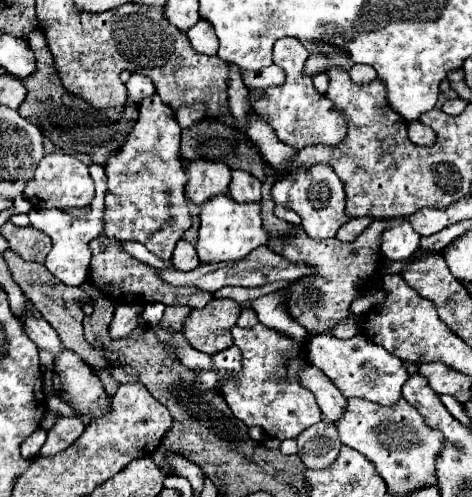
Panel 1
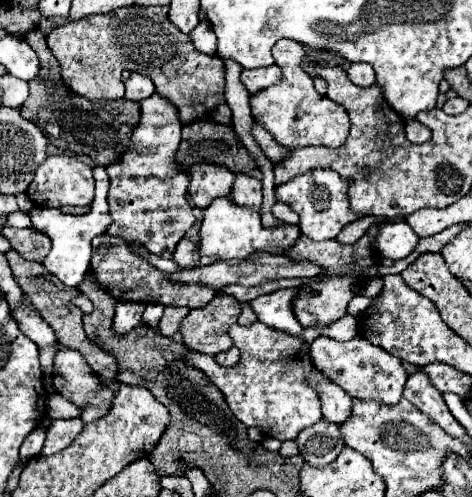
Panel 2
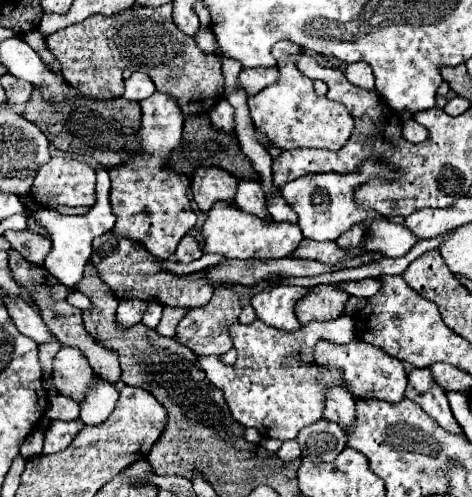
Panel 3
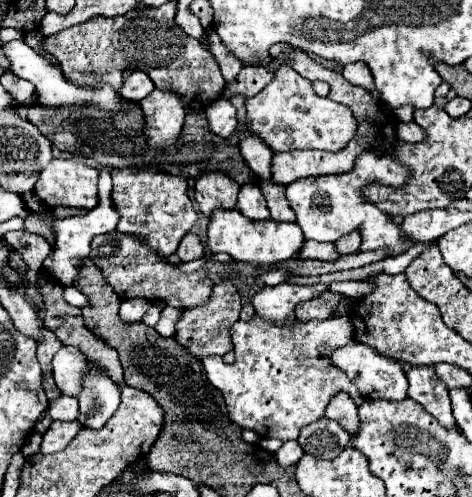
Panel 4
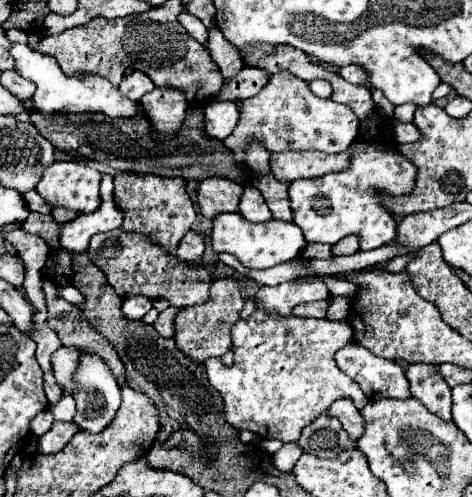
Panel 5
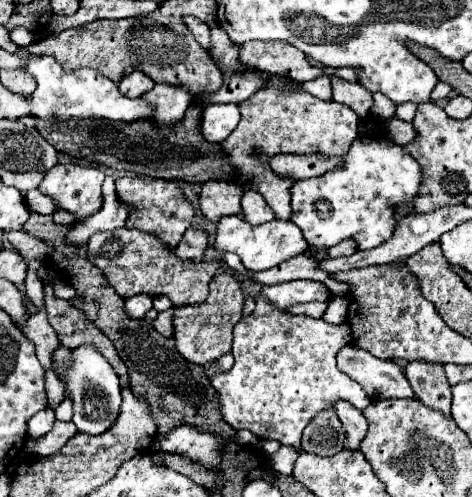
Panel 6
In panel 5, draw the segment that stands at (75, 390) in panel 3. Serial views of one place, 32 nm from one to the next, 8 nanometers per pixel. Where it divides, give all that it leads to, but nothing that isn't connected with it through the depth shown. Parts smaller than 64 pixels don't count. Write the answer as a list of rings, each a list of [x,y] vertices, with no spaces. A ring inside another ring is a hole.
[[[58,348],[54,354],[52,354],[52,366],[54,366],[54,374],[56,374],[56,380],[58,384],[64,388],[66,394],[72,394],[72,374],[78,366],[78,350],[76,348]]]

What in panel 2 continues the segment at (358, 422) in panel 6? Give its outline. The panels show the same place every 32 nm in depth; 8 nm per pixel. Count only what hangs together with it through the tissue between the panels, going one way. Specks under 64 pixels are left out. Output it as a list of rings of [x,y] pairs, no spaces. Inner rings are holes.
[[[320,370],[316,374],[312,374],[310,382],[316,384],[316,390],[320,392],[324,420],[344,424],[344,420],[348,420],[348,416],[352,416],[352,398],[338,384],[324,380],[324,376],[320,376],[320,374],[322,374]]]

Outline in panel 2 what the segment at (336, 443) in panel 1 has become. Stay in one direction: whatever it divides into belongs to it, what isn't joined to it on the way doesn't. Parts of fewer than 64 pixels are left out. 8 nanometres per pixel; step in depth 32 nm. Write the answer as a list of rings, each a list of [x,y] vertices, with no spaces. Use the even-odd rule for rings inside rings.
[[[320,420],[314,426],[304,428],[298,434],[296,442],[300,448],[300,456],[316,468],[322,468],[322,466],[334,462],[336,456],[340,454],[340,450],[344,448],[344,440],[340,436],[340,426],[332,424],[328,420]]]

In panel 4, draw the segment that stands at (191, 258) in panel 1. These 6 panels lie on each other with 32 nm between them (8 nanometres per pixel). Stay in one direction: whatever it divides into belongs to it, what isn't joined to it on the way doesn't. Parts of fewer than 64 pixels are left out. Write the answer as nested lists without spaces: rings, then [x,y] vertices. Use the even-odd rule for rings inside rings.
[[[188,232],[188,234],[182,238],[182,242],[180,242],[178,250],[176,250],[176,256],[180,258],[180,262],[200,260],[200,258],[204,256],[204,244],[202,244],[202,240],[200,240],[196,234]]]

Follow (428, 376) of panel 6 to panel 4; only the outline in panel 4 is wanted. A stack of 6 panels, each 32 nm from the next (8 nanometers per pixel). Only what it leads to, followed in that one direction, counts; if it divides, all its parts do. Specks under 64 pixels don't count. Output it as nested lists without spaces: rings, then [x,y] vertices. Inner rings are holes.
[[[412,366],[406,372],[406,378],[410,382],[408,396],[416,402],[420,402],[440,424],[444,426],[456,426],[452,420],[452,408],[448,400],[448,388],[442,380],[438,380],[434,366]]]

